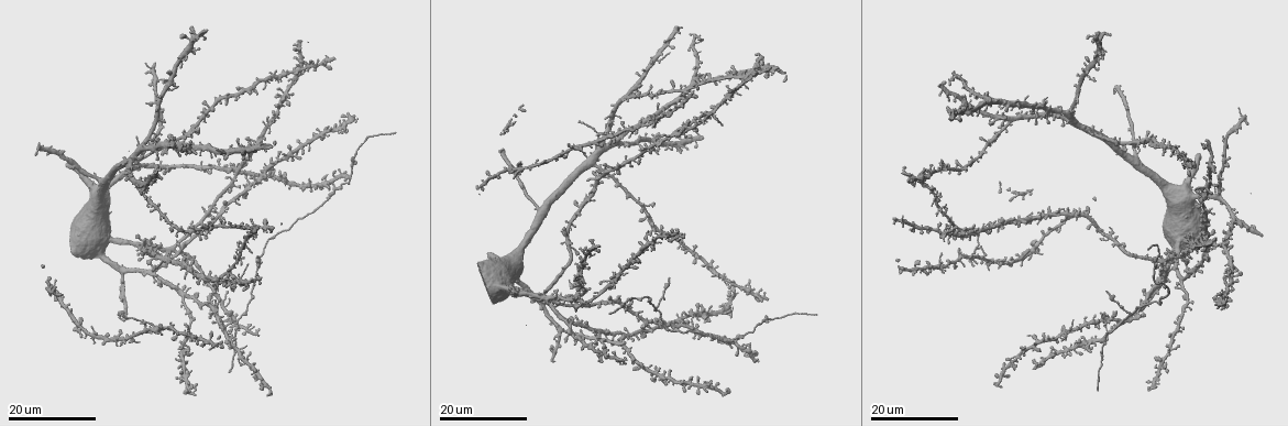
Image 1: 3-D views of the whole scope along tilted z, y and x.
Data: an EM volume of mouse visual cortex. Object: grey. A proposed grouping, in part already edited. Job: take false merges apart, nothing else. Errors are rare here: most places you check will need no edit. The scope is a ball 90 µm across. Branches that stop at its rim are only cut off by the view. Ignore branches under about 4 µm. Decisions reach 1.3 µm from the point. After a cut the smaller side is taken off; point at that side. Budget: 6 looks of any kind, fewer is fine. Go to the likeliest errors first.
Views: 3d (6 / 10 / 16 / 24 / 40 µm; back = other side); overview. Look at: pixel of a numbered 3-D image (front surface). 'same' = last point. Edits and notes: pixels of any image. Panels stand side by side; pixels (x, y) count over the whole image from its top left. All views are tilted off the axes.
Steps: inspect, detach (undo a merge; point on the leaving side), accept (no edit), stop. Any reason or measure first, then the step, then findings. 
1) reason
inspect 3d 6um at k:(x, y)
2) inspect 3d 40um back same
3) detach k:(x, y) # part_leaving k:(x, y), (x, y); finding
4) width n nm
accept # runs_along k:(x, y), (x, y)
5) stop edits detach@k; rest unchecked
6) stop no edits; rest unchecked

inspect 3d 16um at 1:(155, 329)

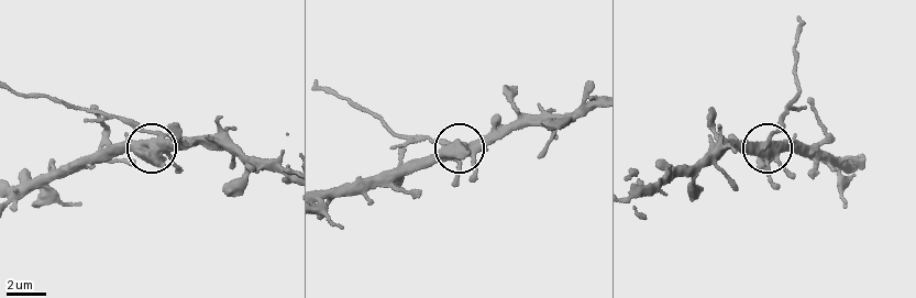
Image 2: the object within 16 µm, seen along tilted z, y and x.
inspect 3d 10um at 2:(150, 141)

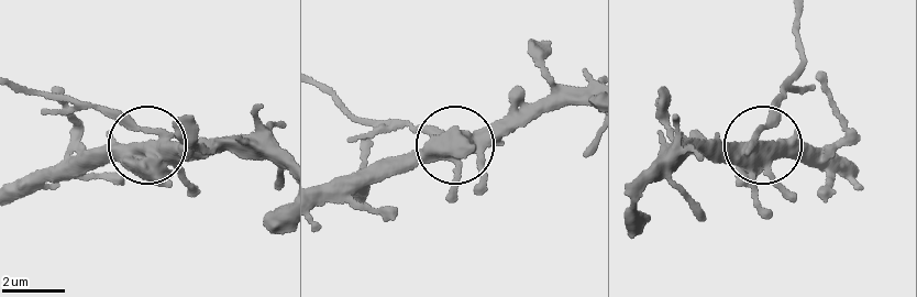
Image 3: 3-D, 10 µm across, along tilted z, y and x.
detach 3:(124, 123) # part_leaving 3:(167, 134), (124, 128), (89, 105), (11, 83); a second neuron is stuck on

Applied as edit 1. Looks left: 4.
inspect overview

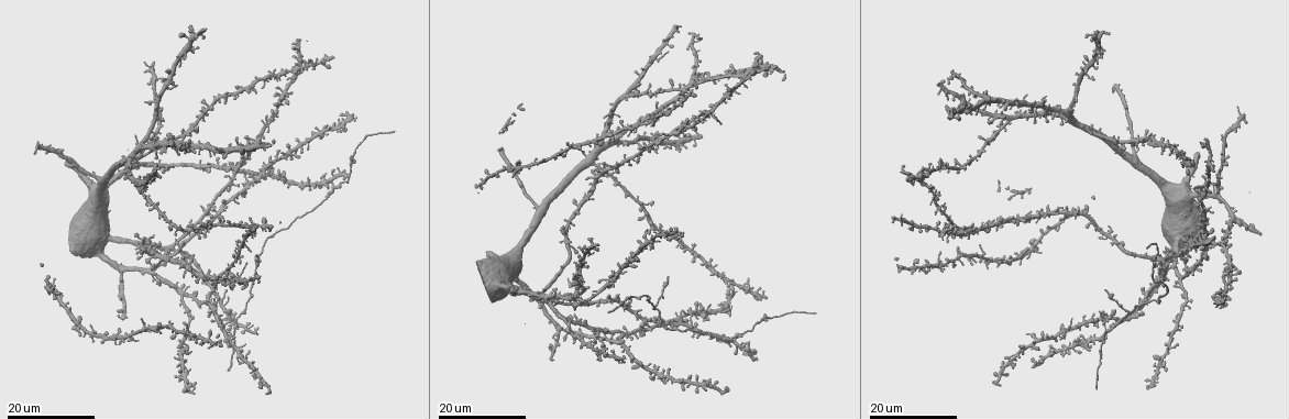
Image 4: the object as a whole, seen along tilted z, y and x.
thin arm on a thick one
inspect 3d 24um at 4:(941, 233)

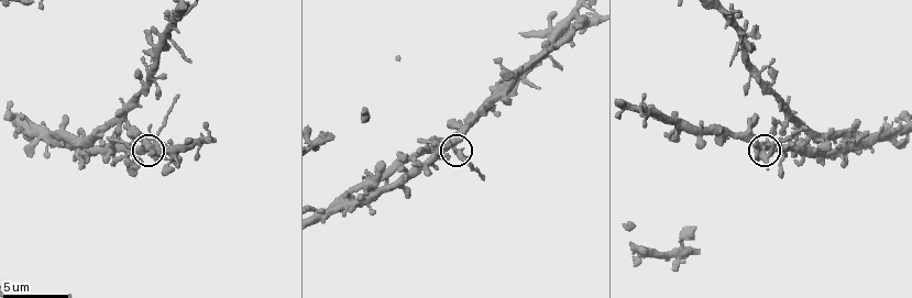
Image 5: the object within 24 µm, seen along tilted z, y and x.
zoom in
inspect 3d 10um at 5:(761, 145)

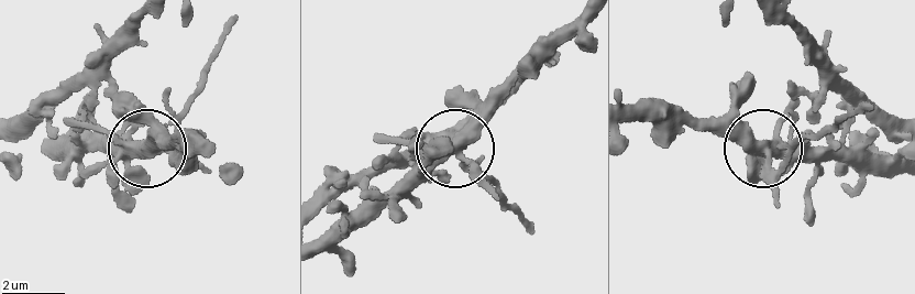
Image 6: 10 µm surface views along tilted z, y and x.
accept # runs_along 6:(897, 165), (792, 163), (769, 153), (809, 135); all the same neuron

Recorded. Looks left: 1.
stop edits detach@3; rest unchecked

